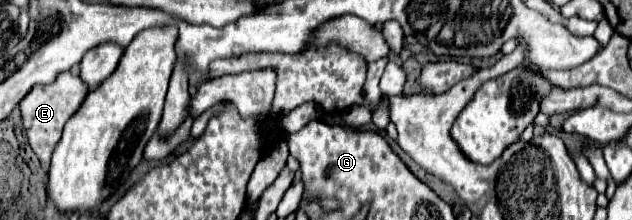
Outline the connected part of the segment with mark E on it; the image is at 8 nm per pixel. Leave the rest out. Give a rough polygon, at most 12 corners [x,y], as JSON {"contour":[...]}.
{"contour":[[60,72],[20,100],[30,146],[42,162],[88,88]]}

